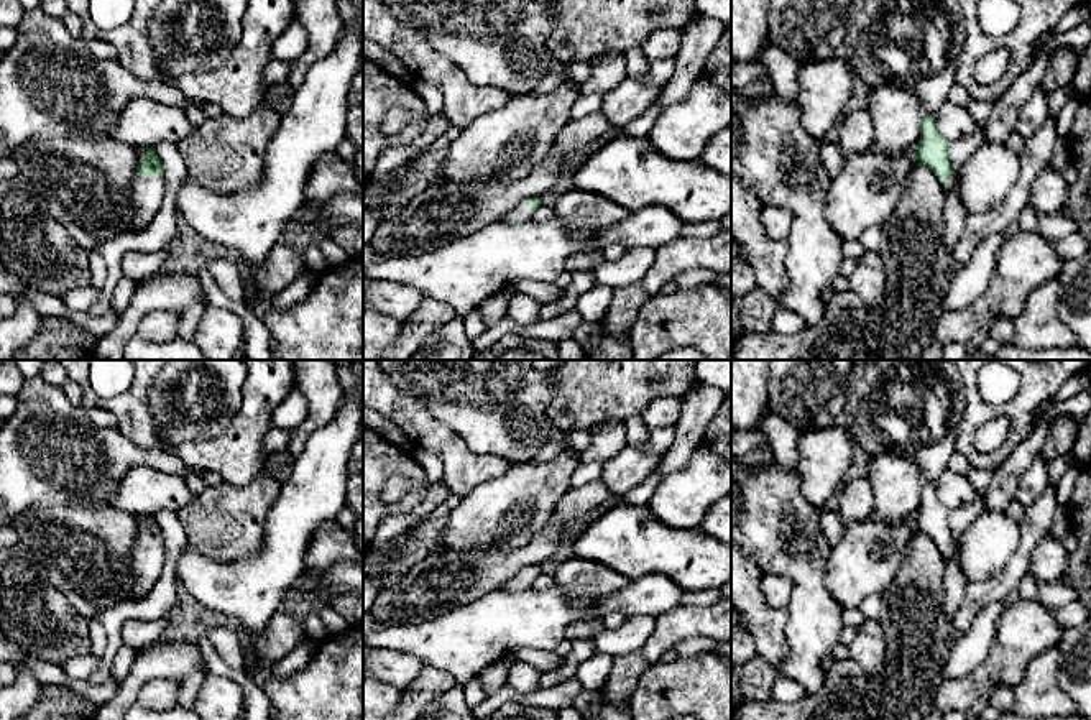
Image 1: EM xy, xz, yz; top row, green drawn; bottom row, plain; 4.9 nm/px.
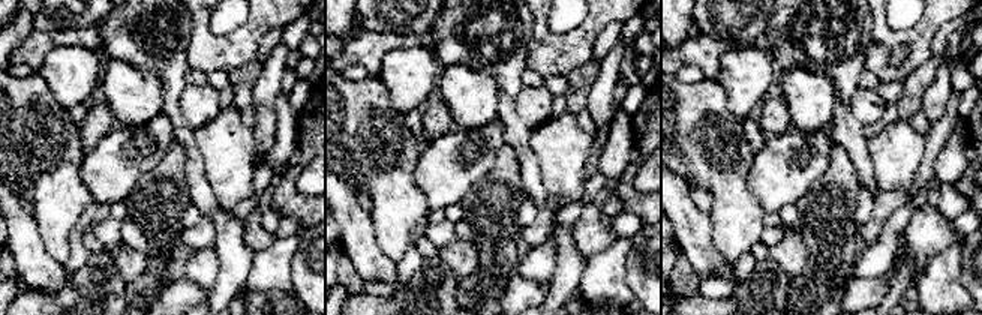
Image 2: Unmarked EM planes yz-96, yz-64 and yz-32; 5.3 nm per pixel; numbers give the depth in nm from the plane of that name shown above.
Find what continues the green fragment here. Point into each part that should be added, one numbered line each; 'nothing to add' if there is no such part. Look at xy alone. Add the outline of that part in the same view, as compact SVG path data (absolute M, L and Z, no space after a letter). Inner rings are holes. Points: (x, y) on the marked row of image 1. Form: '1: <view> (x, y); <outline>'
1: xy (147, 191); M163 174L135 178L130 197L130 232L150 227L161 207L164 189L166 178Z

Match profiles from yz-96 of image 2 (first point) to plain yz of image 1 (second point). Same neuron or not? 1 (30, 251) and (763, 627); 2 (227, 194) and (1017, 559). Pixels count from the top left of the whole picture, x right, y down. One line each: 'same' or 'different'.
1: same
2: different

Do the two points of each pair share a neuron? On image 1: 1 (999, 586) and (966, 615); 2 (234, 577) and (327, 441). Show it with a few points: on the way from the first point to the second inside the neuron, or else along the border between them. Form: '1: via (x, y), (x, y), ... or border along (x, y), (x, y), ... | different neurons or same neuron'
1: via (991, 590), (973, 607) | same neuron
2: via (270, 551), (316, 490), (319, 477) | same neuron

